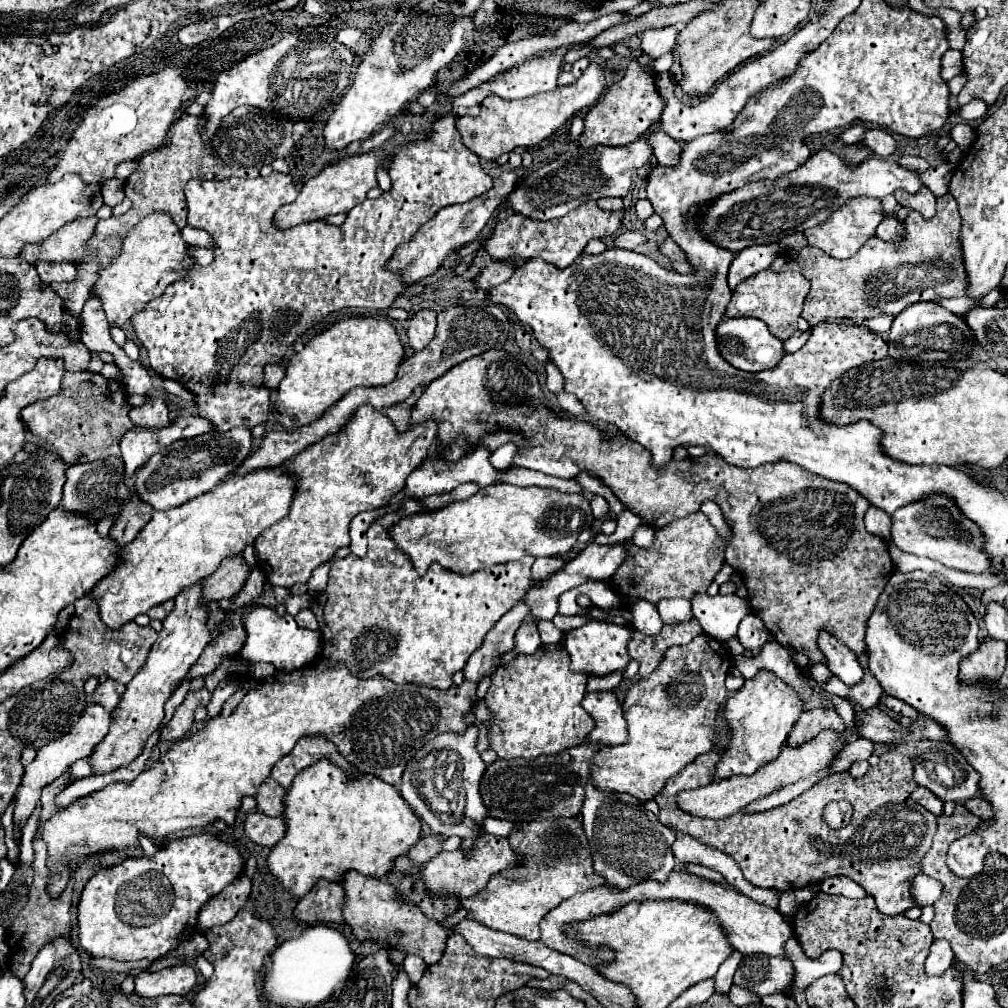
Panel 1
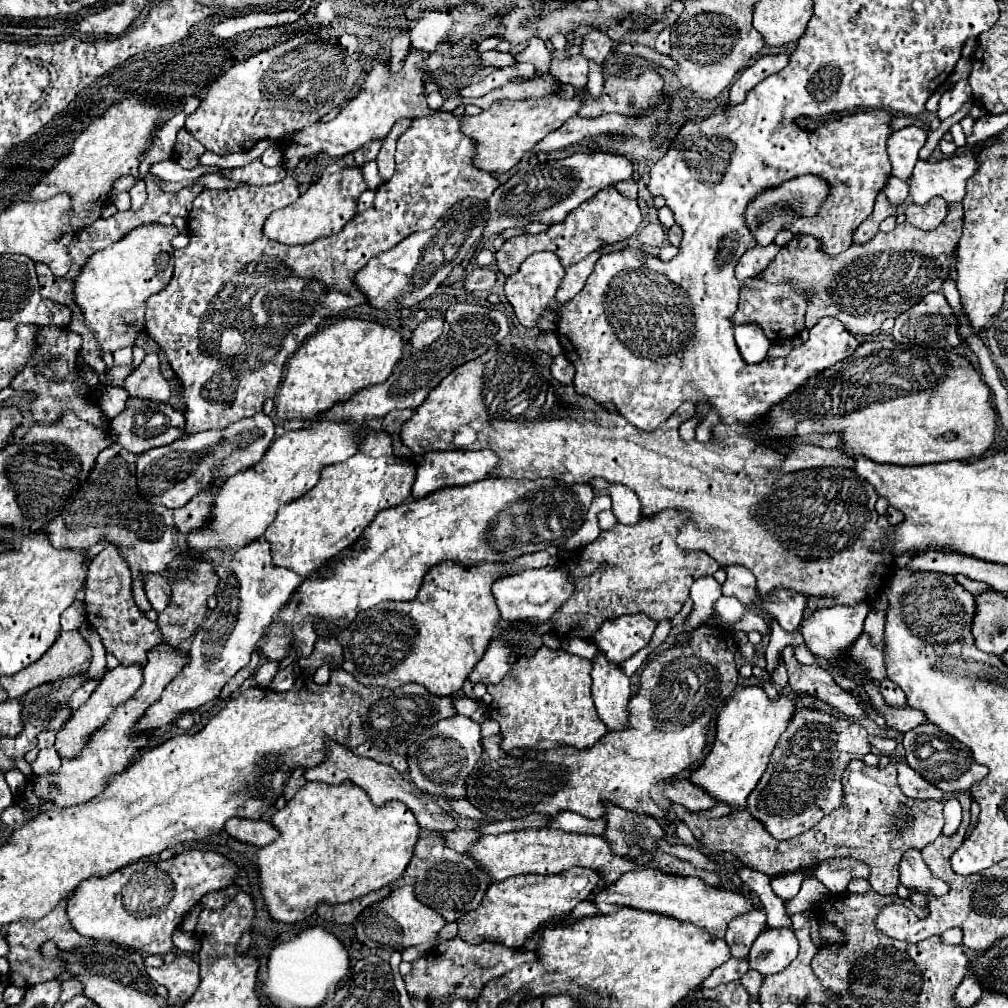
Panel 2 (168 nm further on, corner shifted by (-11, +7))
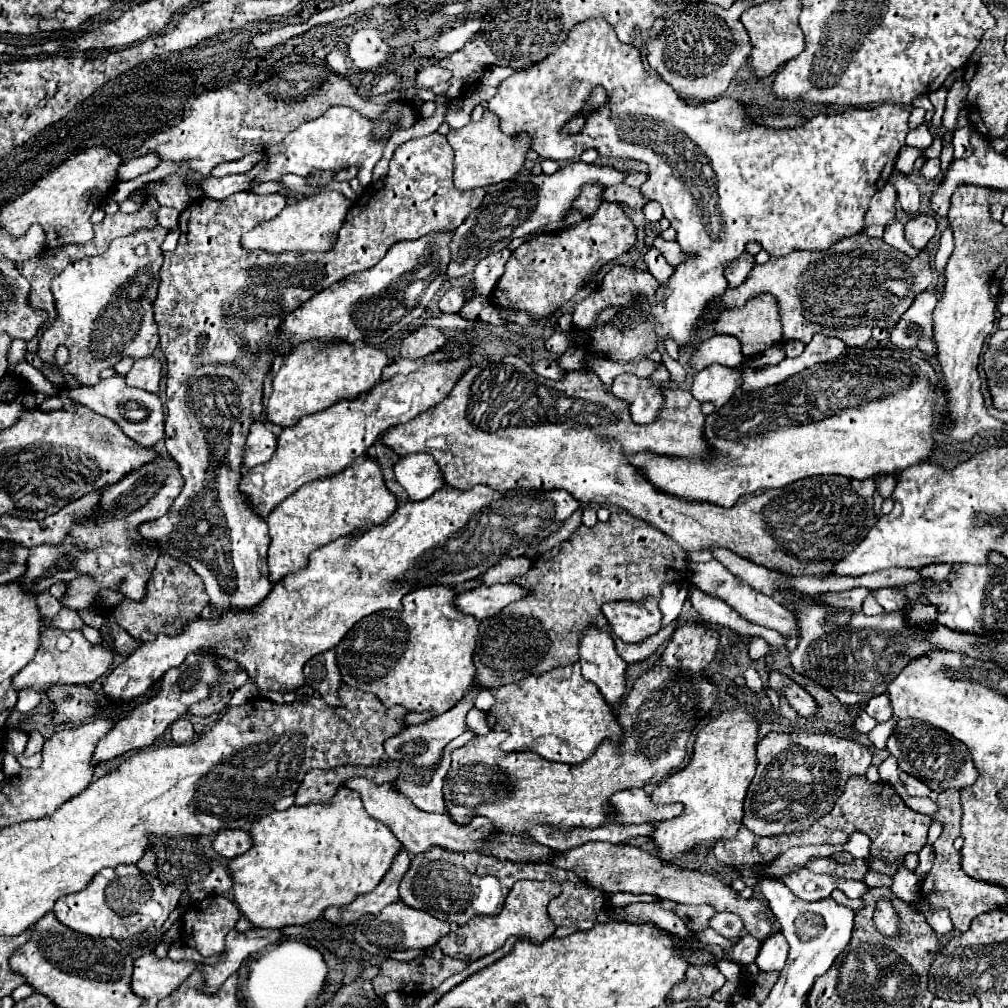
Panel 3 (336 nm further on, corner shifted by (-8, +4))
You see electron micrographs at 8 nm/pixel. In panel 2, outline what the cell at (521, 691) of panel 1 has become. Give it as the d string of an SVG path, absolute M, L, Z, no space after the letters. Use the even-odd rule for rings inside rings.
M546 646L538 648L532 656L522 656L514 662L510 674L502 678L498 684L490 684L488 692L492 694L492 704L488 708L488 716L500 724L500 736L502 736L502 750L514 750L514 748L556 748L556 746L576 746L576 748L588 748L596 744L608 730L606 724L598 718L594 710L594 702L590 698L590 670L592 660L580 658L576 654L570 654L562 648L550 650Z

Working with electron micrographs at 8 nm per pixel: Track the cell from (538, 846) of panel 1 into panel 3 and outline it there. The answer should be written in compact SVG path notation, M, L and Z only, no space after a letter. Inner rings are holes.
M517 881L513 885L513 889L509 891L505 905L501 909L499 915L495 917L483 917L477 915L471 921L467 921L465 925L457 927L457 931L451 931L447 937L443 937L443 941L439 941L439 947L443 949L445 955L449 957L465 957L469 963L485 957L497 949L501 949L505 945L505 939L509 937L517 937L517 939L527 939L535 945L543 943L545 939L549 939L553 935L553 927L551 919L547 915L547 905L553 897L559 895L559 883L555 881Z

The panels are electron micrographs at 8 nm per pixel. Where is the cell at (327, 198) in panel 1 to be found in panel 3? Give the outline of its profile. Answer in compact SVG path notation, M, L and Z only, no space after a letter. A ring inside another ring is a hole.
M325 191L319 195L305 197L295 205L285 207L275 219L257 225L241 237L245 249L263 249L267 253L285 253L285 251L329 251L337 241L337 231L343 225L343 217L351 209L351 201L337 191Z

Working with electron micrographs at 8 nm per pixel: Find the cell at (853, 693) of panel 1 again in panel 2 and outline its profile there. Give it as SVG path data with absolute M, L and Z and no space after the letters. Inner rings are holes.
M870 610L870 614L864 620L864 634L870 636L872 646L880 646L882 644L882 636L884 636L884 612L876 612Z

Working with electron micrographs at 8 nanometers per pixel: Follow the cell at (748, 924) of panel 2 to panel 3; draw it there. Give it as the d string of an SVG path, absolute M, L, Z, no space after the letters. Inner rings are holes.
M715 913L709 921L709 927L727 939L735 939L743 931L743 923L739 917L733 917L733 913Z

